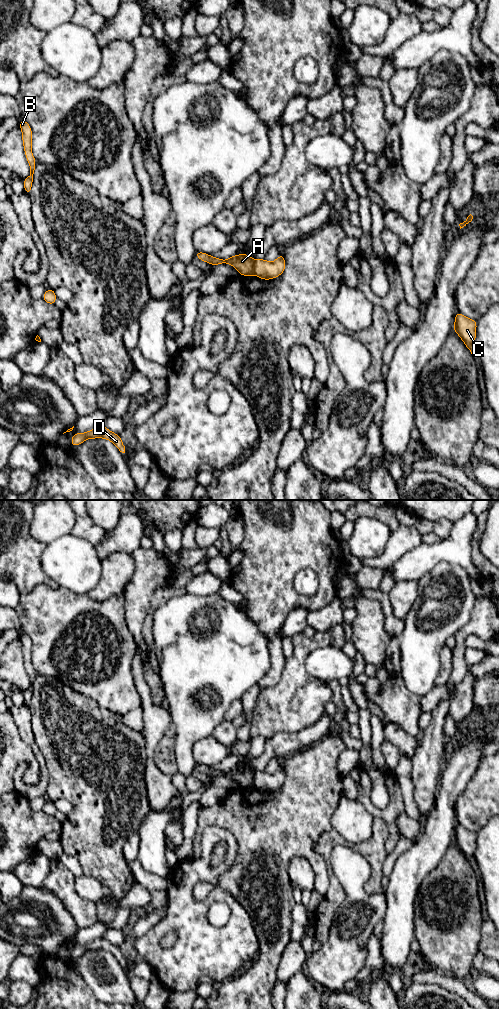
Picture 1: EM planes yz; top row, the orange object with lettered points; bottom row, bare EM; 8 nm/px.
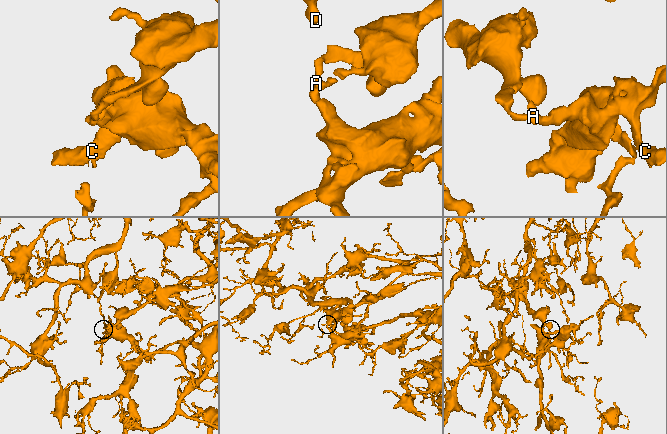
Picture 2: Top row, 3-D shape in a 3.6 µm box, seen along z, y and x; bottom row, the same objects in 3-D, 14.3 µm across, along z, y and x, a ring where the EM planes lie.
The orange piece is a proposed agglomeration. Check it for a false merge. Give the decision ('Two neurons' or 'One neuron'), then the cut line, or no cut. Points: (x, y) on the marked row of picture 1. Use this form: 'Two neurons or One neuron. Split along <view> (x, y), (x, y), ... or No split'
Two neurons. Split along yz (255, 261), (253, 274)

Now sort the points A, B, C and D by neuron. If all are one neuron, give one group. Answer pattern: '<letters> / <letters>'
A / B C D

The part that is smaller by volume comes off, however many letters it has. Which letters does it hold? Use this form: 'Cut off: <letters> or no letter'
Cut off: A

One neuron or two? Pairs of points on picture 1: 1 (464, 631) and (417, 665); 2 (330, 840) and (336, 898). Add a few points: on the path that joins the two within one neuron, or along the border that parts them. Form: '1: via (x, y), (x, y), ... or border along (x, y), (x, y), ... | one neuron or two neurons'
1: border along (470, 618), (453, 635) | two neurons
2: via (327, 854), (334, 884) | one neuron

